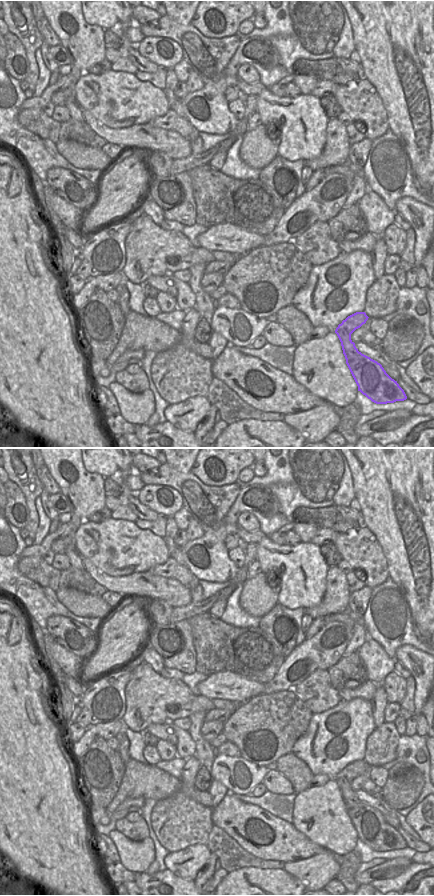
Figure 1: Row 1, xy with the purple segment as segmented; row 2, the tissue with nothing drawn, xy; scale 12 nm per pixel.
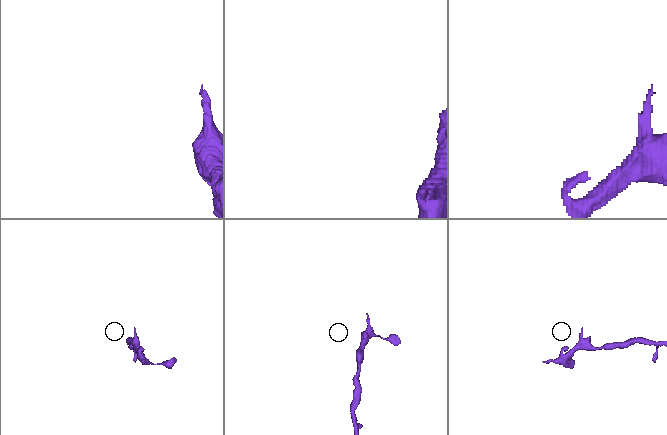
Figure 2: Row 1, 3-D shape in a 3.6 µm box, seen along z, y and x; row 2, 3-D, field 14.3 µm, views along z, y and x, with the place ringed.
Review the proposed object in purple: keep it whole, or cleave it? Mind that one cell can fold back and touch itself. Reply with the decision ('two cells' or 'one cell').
one cell

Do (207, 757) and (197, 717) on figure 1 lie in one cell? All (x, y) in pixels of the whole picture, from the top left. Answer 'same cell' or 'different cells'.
same cell

